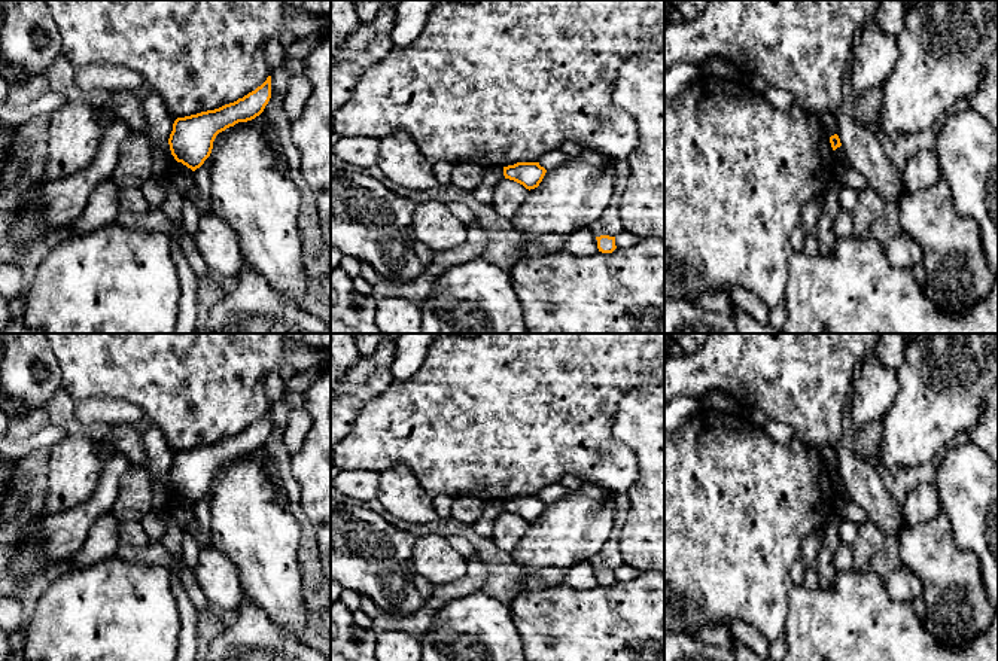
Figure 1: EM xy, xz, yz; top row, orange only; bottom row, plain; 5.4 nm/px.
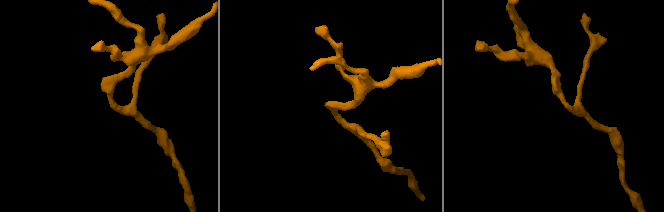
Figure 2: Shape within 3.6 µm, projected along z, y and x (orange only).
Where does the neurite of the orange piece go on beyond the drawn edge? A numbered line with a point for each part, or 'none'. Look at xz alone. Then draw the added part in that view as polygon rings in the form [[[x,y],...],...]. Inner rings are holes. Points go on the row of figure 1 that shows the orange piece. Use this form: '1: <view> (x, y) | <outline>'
1: xz (498, 82) | [[[664,0],[441,1],[411,45],[393,48],[360,76],[352,97],[332,113],[335,134],[381,140],[404,131],[430,164],[445,161],[503,168],[538,162],[563,141],[623,161],[635,152],[639,130],[612,101],[612,92],[621,64],[645,51],[664,52]]]

